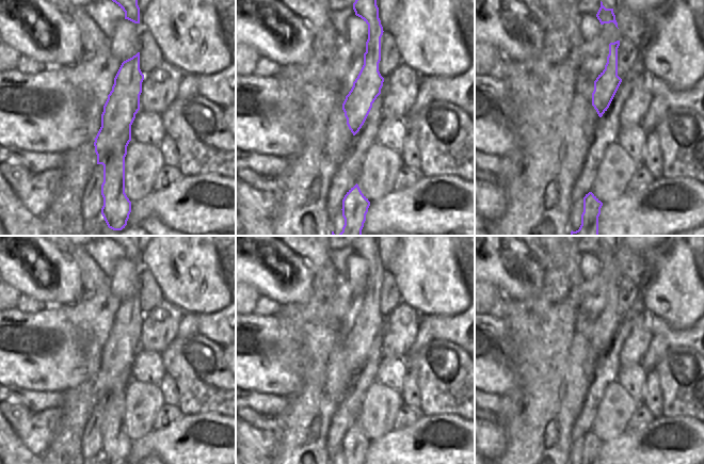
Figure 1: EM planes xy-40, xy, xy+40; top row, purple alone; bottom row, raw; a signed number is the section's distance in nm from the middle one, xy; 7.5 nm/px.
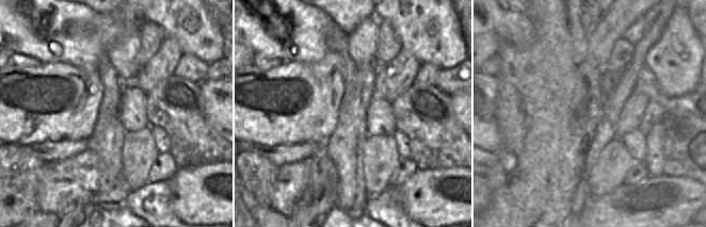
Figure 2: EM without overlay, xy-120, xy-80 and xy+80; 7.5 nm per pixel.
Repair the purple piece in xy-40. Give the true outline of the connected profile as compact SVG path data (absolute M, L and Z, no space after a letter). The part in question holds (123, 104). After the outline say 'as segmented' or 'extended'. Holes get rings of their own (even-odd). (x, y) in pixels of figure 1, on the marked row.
M140 52L124 61L114 78L112 91L103 106L101 127L94 139L97 164L103 165L103 182L101 195L103 206L101 214L109 228L122 230L127 225L131 212L131 202L125 193L125 157L127 146L131 141L131 125L140 110L140 95L144 75L140 69Z; as segmented

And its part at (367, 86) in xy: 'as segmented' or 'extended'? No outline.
as segmented

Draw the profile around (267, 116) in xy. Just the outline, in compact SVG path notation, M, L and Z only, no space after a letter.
M236 75L236 148L279 158L302 148L300 103L276 77Z

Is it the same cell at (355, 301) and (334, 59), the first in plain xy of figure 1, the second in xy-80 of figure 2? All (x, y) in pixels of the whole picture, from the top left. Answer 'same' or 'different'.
same

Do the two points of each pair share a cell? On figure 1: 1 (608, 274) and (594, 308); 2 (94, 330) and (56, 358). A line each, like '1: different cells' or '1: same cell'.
1: same cell
2: same cell

